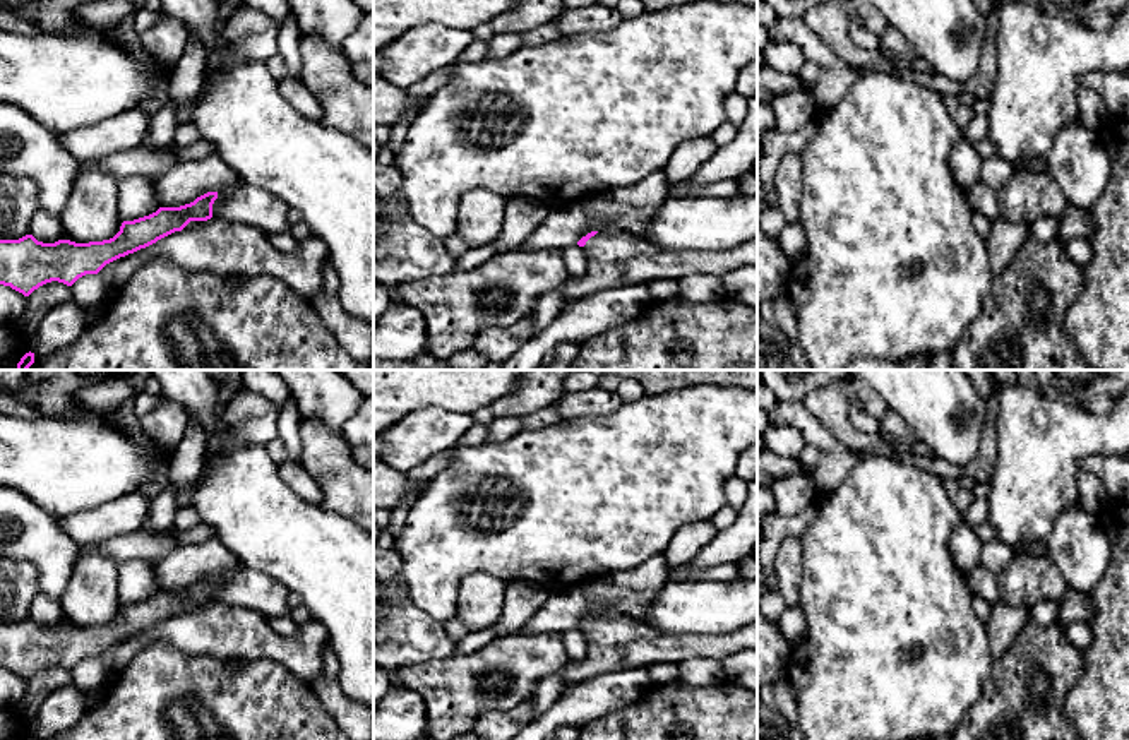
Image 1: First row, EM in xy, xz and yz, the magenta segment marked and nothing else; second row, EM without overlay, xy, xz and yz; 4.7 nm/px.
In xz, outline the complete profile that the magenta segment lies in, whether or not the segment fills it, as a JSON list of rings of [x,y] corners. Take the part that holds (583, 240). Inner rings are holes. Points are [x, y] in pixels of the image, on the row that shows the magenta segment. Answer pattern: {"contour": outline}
{"contour": [[[606,228],[601,231],[591,231],[582,236],[577,245],[584,250],[588,259],[588,269],[582,278],[570,279],[562,286],[562,307],[577,298],[593,295],[605,288],[620,288],[624,284],[649,283],[653,279],[682,279],[690,274],[716,274],[725,276],[744,266],[757,266],[757,236],[745,245],[726,252],[665,252],[642,242],[618,228]]]}

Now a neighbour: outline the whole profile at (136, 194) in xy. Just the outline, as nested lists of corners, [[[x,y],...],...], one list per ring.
[[[132,175],[118,182],[118,214],[122,221],[149,216],[159,207],[151,178]]]

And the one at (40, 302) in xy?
[[[51,281],[39,286],[27,296],[24,313],[17,320],[15,329],[27,343],[31,343],[43,317],[51,308],[69,300],[72,300],[72,289],[63,283]]]

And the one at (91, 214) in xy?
[[[99,161],[82,166],[60,216],[63,233],[75,243],[110,240],[123,223],[118,214],[118,180]]]

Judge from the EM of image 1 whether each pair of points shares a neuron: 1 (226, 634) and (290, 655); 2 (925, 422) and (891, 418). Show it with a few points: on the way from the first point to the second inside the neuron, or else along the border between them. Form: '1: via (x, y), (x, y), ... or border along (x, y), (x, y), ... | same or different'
1: via (242, 634), (274, 646) | same
2: border along (890, 408), (917, 439) | different

